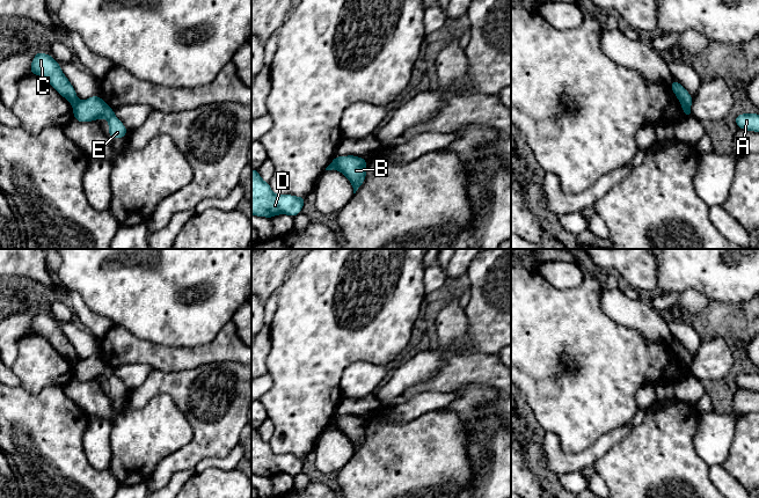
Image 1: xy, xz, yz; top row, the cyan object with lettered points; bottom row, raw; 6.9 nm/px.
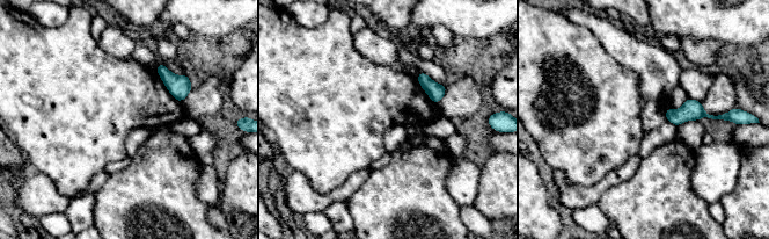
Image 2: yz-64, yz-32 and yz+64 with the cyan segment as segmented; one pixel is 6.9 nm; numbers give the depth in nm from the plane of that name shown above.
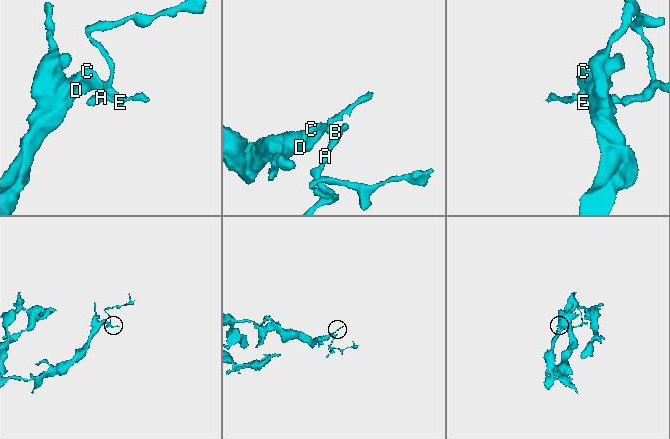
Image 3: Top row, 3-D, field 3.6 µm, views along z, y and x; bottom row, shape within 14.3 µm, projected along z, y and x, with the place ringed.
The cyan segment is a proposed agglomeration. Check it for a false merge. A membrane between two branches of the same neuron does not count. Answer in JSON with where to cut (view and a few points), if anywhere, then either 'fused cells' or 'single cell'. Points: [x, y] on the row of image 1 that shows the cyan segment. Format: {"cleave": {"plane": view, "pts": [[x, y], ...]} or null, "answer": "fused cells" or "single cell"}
{"cleave": {"plane": "yz", "pts": [[681, 103], [690, 107]]}, "answer": "fused cells"}

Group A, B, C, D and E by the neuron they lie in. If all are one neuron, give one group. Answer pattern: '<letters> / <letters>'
A B E / C D

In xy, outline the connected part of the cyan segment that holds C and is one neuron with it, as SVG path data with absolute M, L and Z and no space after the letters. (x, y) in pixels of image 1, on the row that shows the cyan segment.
M36 52L30 66L30 74L36 74L46 79L58 94L65 97L72 105L79 102L73 86L53 57Z

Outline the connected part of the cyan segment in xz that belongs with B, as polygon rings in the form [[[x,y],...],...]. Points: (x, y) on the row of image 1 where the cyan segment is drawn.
[[[355,155],[335,156],[335,169],[346,176],[352,185],[353,193],[360,188],[366,177],[367,160]]]

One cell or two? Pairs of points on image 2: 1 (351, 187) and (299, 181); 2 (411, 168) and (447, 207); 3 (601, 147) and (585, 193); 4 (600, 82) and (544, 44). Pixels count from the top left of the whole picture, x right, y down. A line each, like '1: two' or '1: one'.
1: one
2: one
3: two
4: one

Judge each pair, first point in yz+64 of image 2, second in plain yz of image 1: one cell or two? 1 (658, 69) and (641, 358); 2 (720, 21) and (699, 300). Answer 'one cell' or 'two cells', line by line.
1: two cells
2: two cells

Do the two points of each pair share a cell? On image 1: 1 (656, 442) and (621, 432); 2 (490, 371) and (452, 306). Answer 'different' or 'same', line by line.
1: different
2: same

